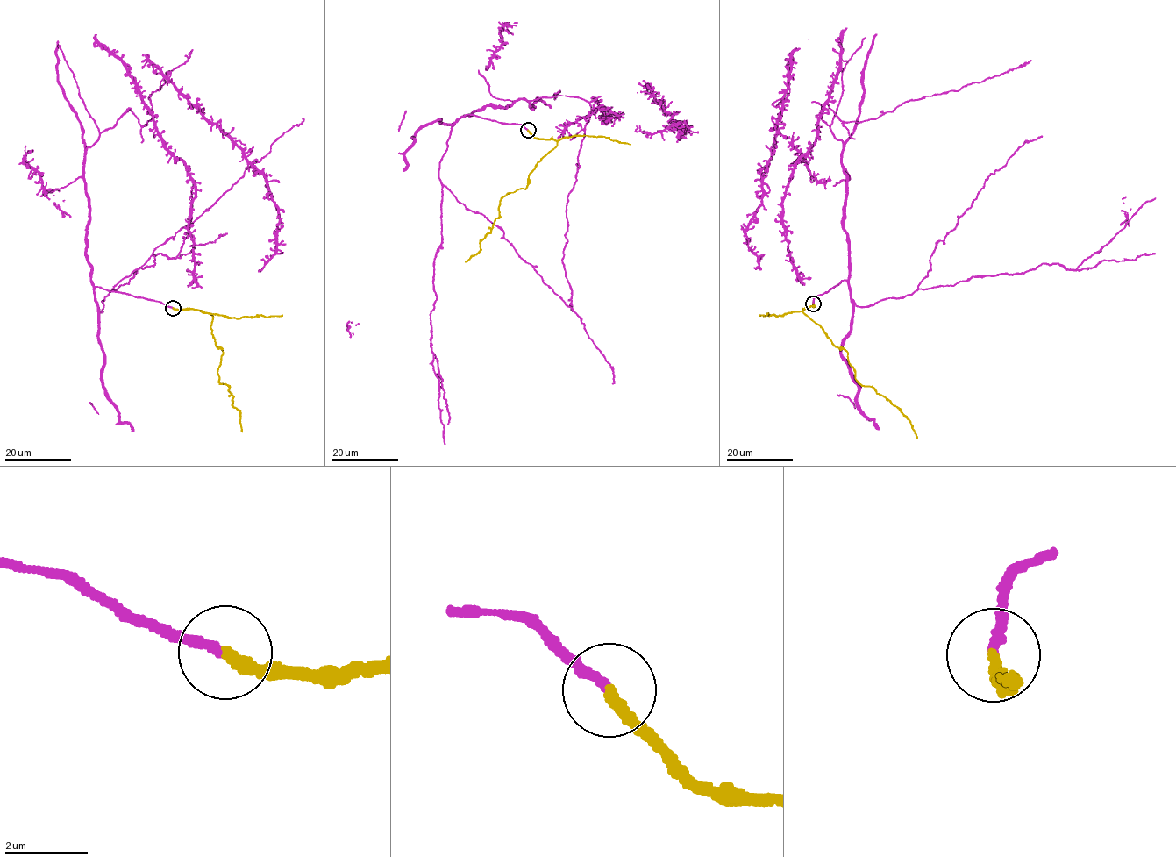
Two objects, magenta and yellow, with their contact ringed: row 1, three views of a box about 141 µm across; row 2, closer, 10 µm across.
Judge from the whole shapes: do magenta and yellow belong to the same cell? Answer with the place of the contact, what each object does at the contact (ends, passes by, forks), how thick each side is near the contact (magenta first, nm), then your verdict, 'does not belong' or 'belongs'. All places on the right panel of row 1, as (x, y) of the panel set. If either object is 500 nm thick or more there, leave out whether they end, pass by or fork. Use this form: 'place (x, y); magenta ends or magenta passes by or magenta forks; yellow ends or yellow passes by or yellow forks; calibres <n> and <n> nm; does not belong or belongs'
place (813, 303); magenta ends; yellow ends; calibres 200 and 280 nm; belongs

